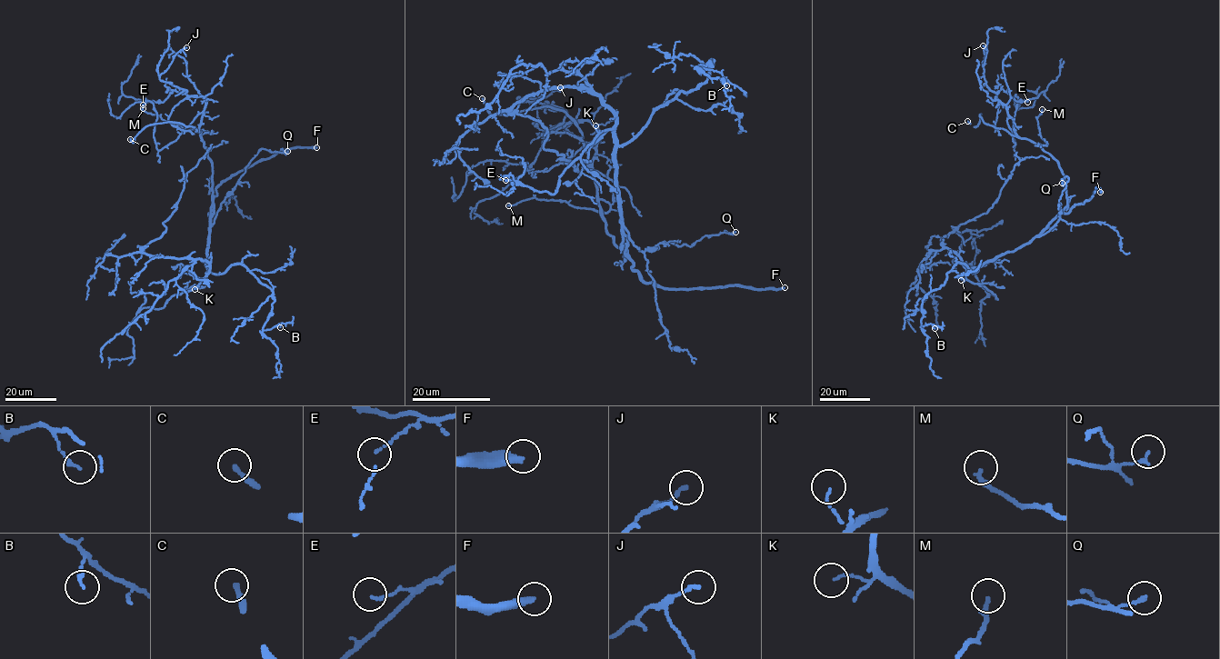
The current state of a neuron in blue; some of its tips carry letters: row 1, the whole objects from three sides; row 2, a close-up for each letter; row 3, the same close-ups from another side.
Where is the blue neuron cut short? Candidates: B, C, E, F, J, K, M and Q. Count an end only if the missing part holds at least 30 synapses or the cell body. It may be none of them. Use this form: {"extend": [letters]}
{"extend": ["C", "F"]}

